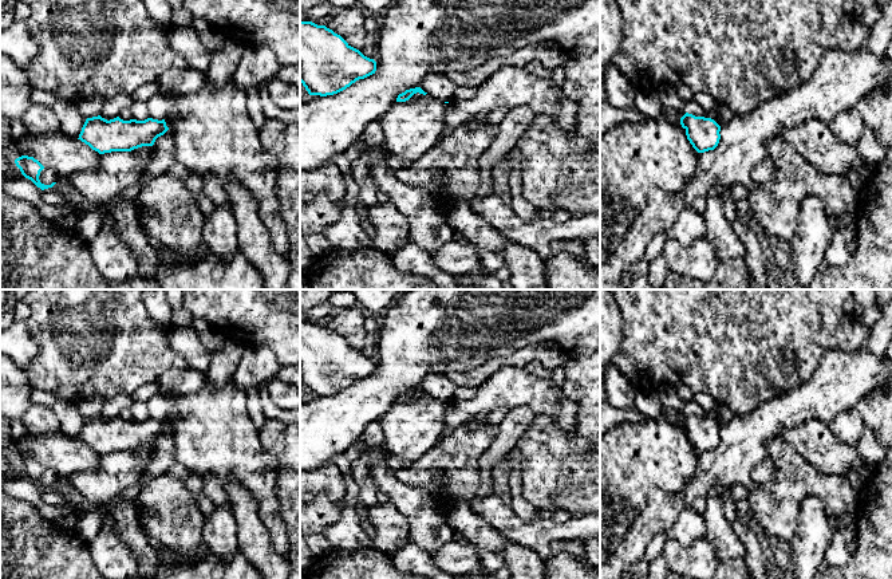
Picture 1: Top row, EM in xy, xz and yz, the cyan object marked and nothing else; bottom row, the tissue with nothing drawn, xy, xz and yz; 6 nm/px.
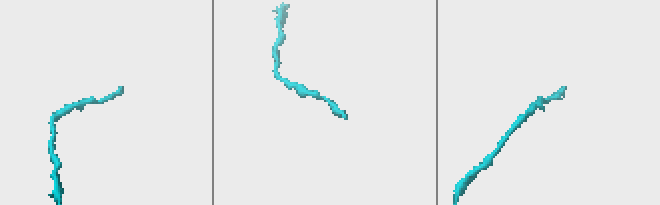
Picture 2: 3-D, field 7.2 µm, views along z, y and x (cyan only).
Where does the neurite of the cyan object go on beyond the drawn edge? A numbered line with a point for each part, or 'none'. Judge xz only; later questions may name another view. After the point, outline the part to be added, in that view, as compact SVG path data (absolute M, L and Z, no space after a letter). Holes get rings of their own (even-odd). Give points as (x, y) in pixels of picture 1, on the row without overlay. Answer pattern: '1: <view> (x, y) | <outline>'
none

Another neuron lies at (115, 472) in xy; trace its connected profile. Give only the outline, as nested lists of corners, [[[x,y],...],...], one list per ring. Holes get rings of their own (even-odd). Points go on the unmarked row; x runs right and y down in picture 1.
[[[111,452],[100,454],[95,468],[75,472],[67,480],[87,501],[96,505],[139,484],[142,473],[143,468],[133,452]]]

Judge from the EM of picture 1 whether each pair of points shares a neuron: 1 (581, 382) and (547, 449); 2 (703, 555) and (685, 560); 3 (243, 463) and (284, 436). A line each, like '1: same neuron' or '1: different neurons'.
1: same neuron
2: same neuron
3: different neurons

